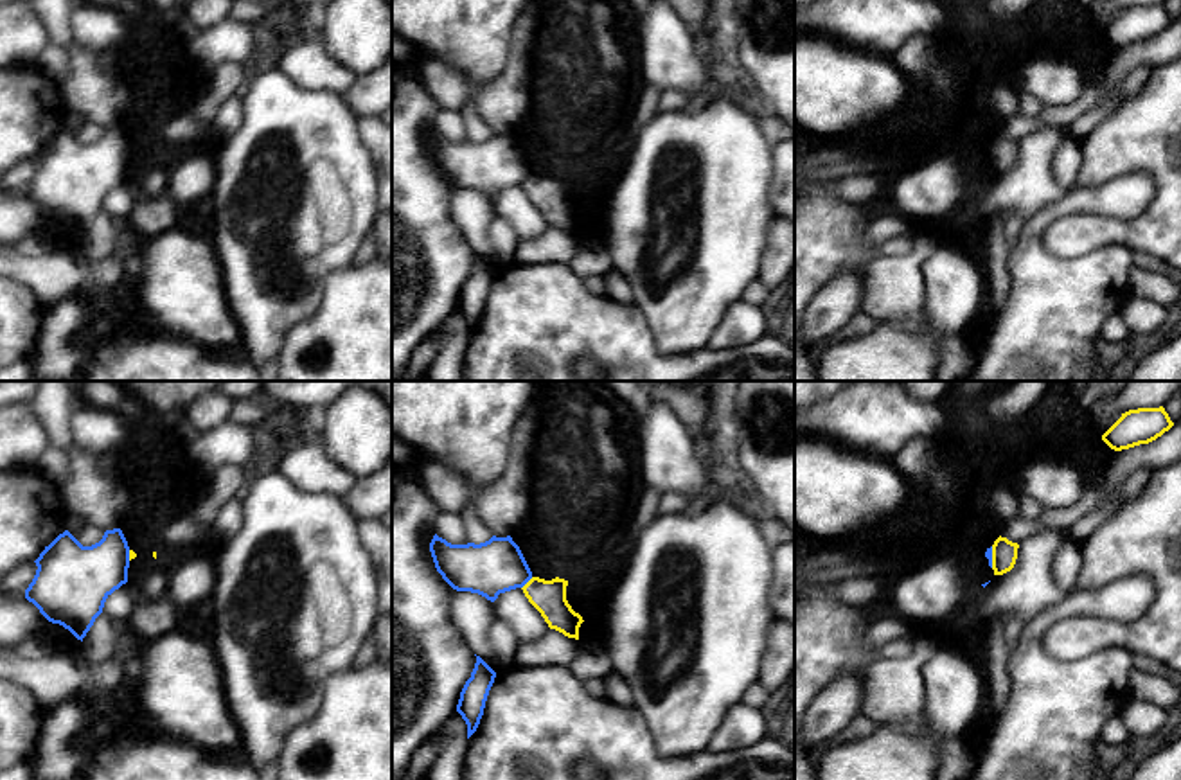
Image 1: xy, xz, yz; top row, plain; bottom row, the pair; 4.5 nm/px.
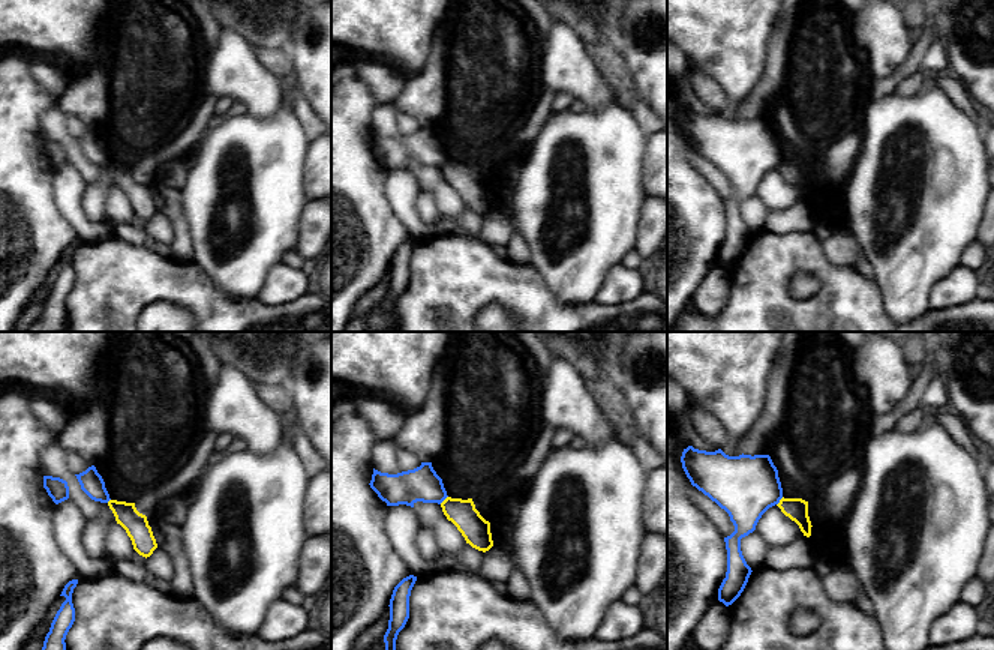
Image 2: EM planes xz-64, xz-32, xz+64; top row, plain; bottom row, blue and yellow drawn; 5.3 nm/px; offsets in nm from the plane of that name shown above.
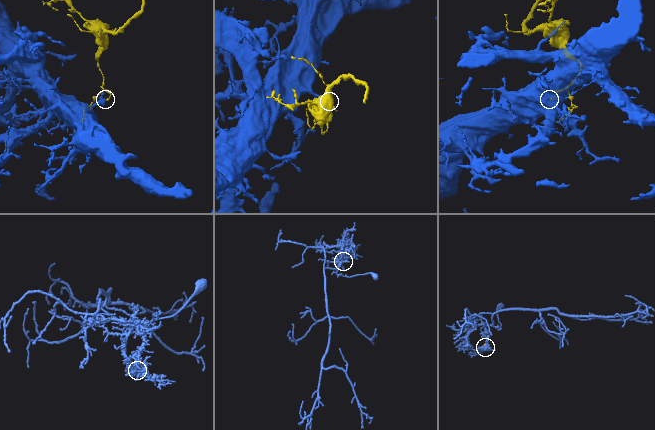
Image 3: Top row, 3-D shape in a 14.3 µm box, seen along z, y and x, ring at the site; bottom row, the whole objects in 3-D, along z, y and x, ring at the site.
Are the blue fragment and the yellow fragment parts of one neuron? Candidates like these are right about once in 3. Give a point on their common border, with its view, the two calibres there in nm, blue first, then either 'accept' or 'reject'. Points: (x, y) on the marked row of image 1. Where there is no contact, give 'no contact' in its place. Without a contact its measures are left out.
xz (527, 581) | 240/160 nm | reject

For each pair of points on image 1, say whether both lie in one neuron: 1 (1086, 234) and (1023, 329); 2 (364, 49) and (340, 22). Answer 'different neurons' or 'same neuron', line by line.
1: different neurons
2: same neuron

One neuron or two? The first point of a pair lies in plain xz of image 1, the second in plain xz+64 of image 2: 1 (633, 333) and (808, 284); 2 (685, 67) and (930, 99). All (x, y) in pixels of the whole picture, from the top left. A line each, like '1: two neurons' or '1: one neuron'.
1: two neurons
2: two neurons

